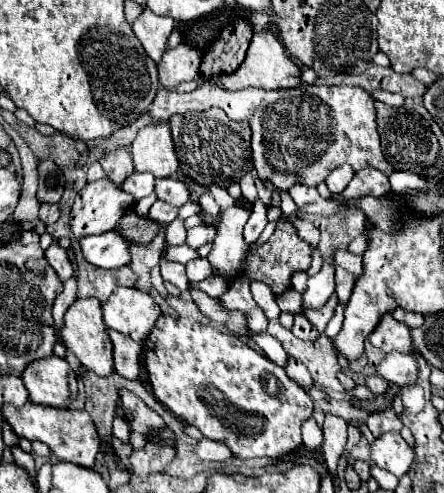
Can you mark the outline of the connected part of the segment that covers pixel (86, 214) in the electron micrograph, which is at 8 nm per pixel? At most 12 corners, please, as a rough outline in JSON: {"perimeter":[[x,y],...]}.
{"perimeter":[[107,178],[87,184],[71,208],[75,238],[105,234],[135,200]]}

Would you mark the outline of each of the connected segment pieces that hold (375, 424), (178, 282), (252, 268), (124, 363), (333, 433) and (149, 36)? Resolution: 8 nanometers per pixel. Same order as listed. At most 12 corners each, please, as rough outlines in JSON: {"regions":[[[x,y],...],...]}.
{"regions":[[[393,408],[373,412],[367,426],[373,436],[399,432],[401,420]],[[161,260],[163,280],[187,290],[189,278],[183,264]],[[287,220],[247,252],[241,276],[279,296],[307,270],[311,246]],[[107,330],[113,342],[115,372],[139,376],[139,344]],[[327,414],[321,450],[332,475],[347,442],[347,422]],[[149,8],[133,22],[145,52],[159,62],[175,20]]]}

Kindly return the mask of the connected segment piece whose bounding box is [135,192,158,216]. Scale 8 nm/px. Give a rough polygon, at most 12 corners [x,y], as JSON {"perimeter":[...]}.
{"perimeter":[[153,192],[139,200],[135,210],[139,216],[147,216],[150,207],[158,198]]}

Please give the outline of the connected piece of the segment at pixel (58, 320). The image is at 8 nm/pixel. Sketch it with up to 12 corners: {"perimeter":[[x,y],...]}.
{"perimeter":[[75,278],[63,284],[63,292],[53,304],[55,336],[63,326],[65,310],[75,302]]}

